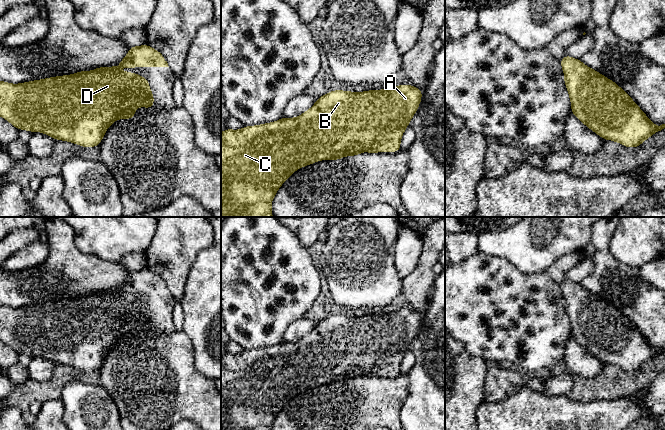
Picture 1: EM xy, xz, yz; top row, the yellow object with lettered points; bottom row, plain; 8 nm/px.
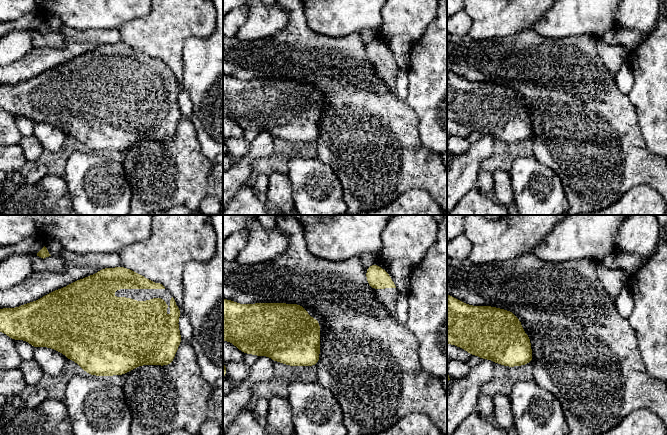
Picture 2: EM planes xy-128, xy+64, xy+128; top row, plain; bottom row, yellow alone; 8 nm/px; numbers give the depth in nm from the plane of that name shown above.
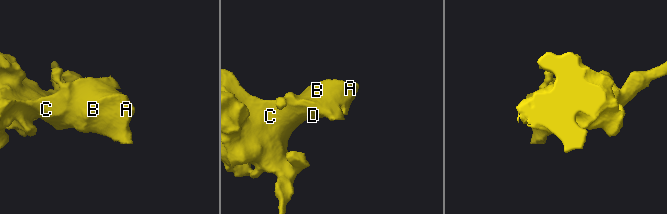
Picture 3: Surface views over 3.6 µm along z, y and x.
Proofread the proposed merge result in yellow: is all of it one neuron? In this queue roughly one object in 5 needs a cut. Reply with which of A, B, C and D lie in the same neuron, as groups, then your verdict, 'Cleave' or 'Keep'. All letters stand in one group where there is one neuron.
Groups: A B C D. Keep

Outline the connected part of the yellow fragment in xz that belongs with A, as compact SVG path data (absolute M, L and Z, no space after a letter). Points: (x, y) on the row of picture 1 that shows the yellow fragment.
M400 84L394 88L367 90L364 92L332 90L319 97L311 108L295 118L282 117L276 122L244 126L240 130L225 129L221 133L221 217L273 217L271 205L277 191L297 169L307 167L308 164L314 164L320 160L341 160L344 156L358 156L361 152L369 152L371 154L380 153L381 151L399 152L401 150L401 138L420 105L422 93L423 91L419 88L407 84Z

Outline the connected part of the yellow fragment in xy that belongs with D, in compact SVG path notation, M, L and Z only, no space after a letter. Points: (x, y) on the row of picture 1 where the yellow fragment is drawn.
M144 44L131 46L127 55L115 66L96 67L93 71L79 71L19 84L0 81L0 116L17 130L41 132L55 140L85 148L97 147L106 130L117 119L134 119L137 107L154 107L155 100L147 78L117 72L118 67L169 66L158 50Z

